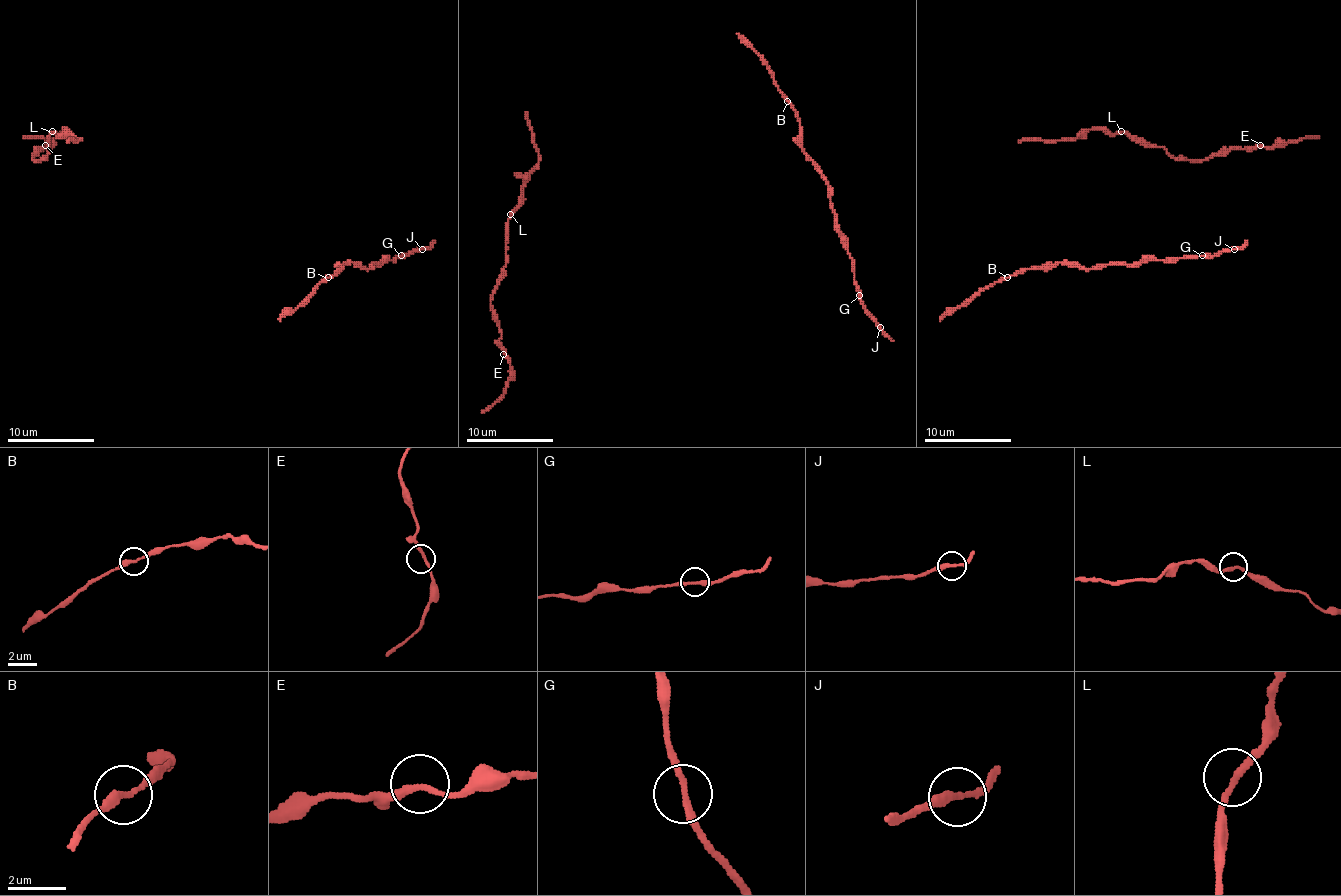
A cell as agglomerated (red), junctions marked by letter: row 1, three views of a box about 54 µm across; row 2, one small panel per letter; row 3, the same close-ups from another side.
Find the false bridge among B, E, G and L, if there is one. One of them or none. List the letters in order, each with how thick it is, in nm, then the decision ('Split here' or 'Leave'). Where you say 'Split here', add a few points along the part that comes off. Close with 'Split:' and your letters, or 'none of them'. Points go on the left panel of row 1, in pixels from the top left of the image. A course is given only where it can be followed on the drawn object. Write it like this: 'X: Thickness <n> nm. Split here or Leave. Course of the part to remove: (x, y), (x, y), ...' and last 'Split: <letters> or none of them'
B: Thickness 220 nm. Leave
E: Thickness 200 nm. Leave
G: Thickness 240 nm. Leave
L: Thickness 220 nm. Leave
Split: none of them

